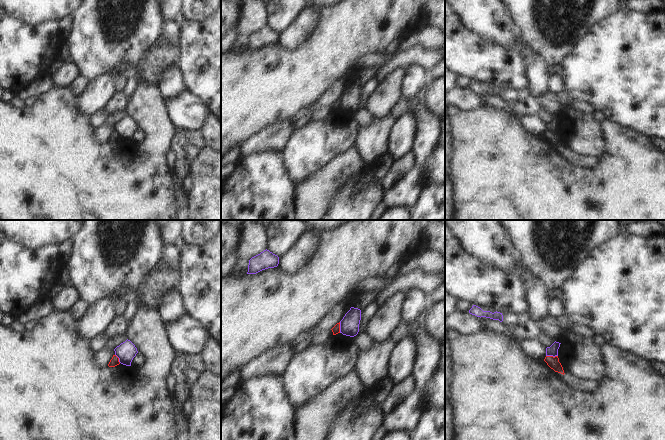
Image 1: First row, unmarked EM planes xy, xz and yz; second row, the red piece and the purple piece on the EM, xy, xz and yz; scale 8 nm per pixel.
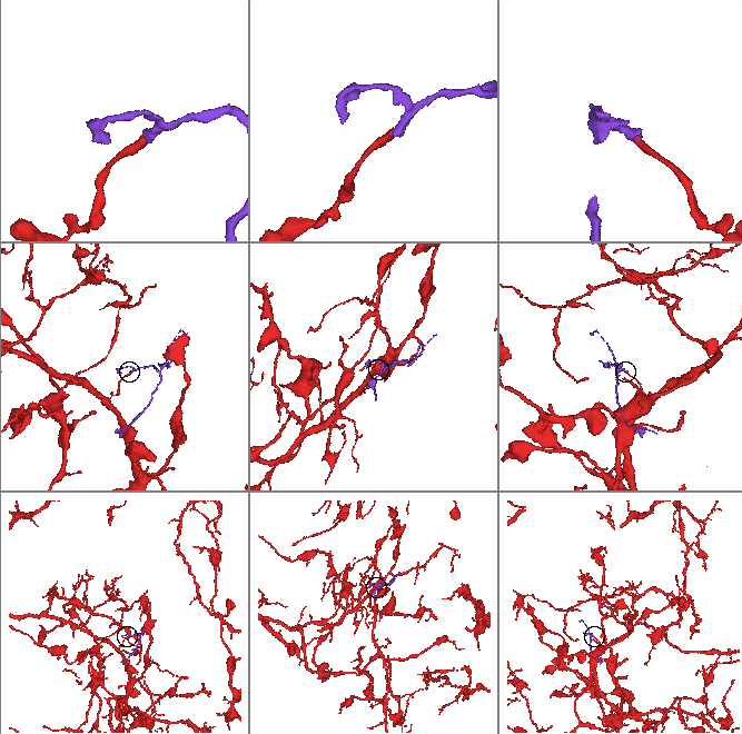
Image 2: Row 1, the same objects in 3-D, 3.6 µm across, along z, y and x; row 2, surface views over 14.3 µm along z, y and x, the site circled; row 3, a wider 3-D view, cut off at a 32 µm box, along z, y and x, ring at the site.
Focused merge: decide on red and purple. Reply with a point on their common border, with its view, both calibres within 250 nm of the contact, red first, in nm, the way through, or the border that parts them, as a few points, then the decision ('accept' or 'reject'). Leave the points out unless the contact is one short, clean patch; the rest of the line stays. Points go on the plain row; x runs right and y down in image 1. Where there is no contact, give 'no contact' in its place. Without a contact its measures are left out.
yz (552, 132) | 100/80 nm | along yz (546, 131), (557, 132) | reject

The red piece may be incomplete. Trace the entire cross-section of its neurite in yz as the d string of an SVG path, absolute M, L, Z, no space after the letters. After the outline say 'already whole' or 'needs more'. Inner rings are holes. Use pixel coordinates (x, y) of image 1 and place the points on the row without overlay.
M546 132L544 137L555 148L561 149L563 151L565 150L562 141L559 138L558 132L555 132L555 133L553 133L553 132Z; already whole

